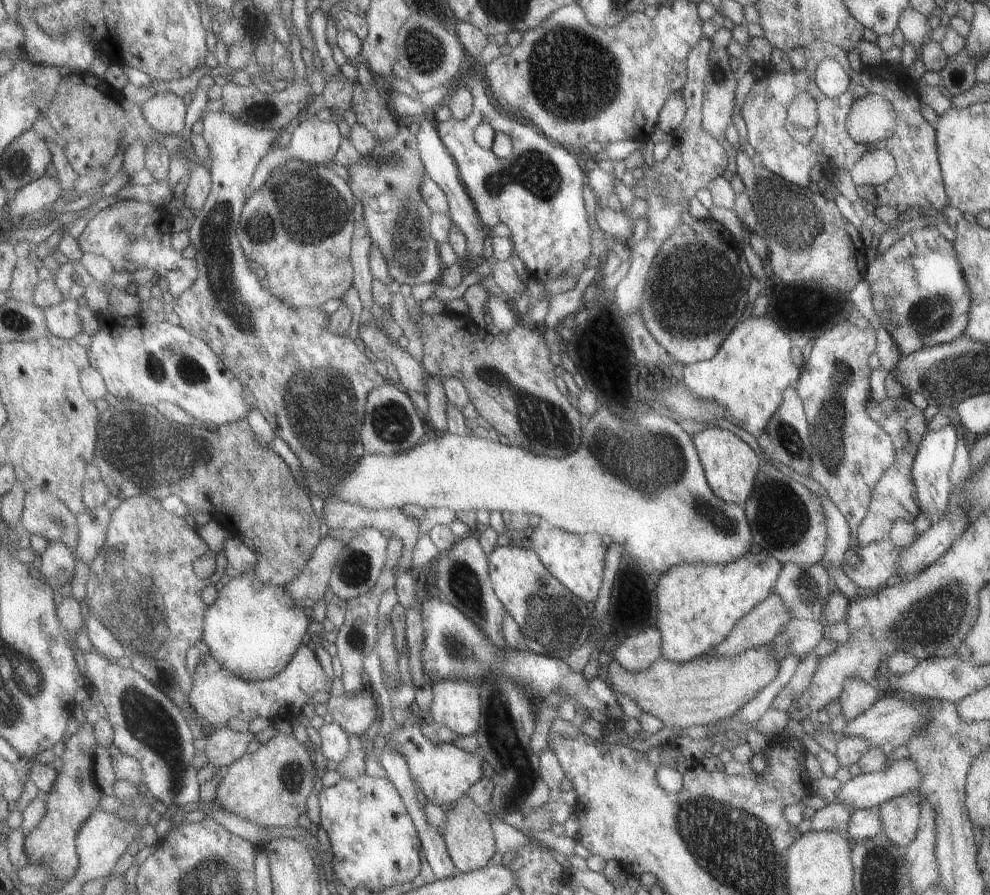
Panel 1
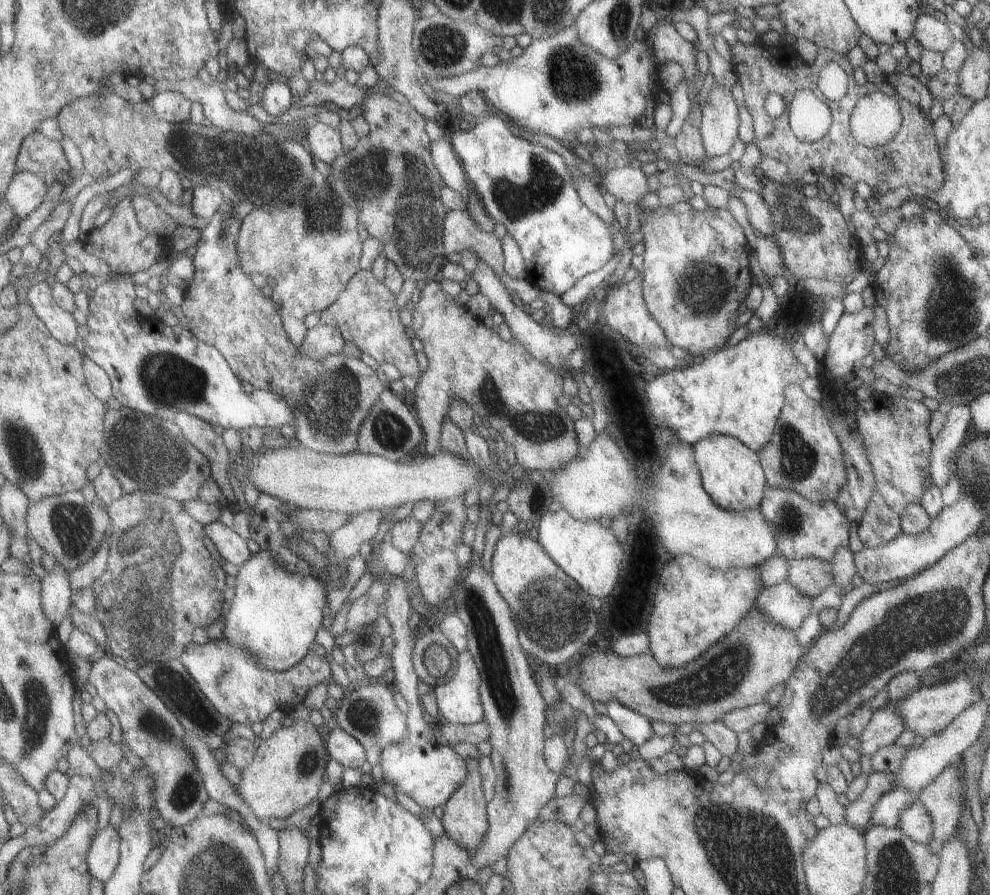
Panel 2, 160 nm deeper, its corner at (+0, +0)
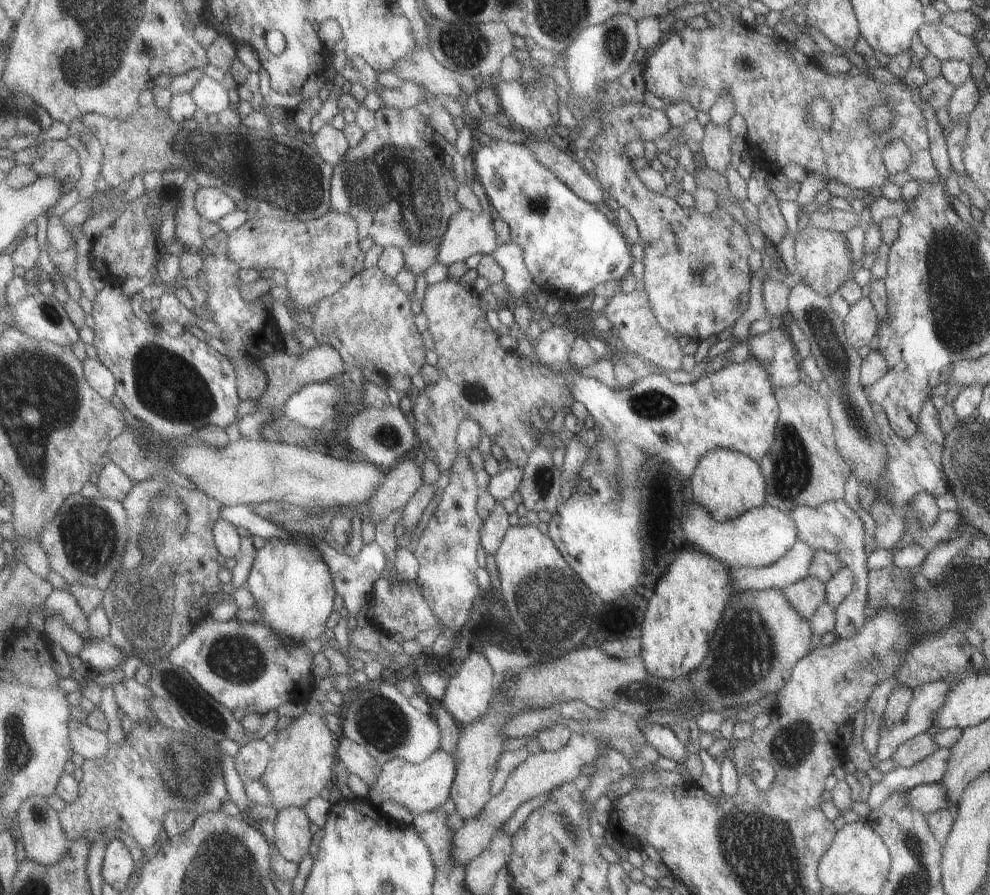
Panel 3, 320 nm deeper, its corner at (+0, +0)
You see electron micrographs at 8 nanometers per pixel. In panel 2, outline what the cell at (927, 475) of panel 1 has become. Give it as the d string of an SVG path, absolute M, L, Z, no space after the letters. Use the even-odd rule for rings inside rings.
M957 403L946 412L940 433L932 439L929 455L930 481L941 488L951 475L951 453L960 447L965 430L970 423L970 412L967 404Z

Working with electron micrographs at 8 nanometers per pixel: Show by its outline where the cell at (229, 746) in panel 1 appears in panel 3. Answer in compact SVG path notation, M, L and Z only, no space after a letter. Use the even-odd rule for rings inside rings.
M253 739L240 746L234 756L235 766L244 782L260 780L272 759L272 746L265 740Z

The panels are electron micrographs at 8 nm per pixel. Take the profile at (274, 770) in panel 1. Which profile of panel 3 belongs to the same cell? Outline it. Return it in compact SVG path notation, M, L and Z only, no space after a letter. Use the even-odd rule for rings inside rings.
M306 712L301 718L292 719L277 734L272 745L271 762L259 781L267 787L277 811L291 805L303 807L311 798L319 796L323 788L328 788L329 782L333 782L337 762L335 734L329 730L324 716Z

